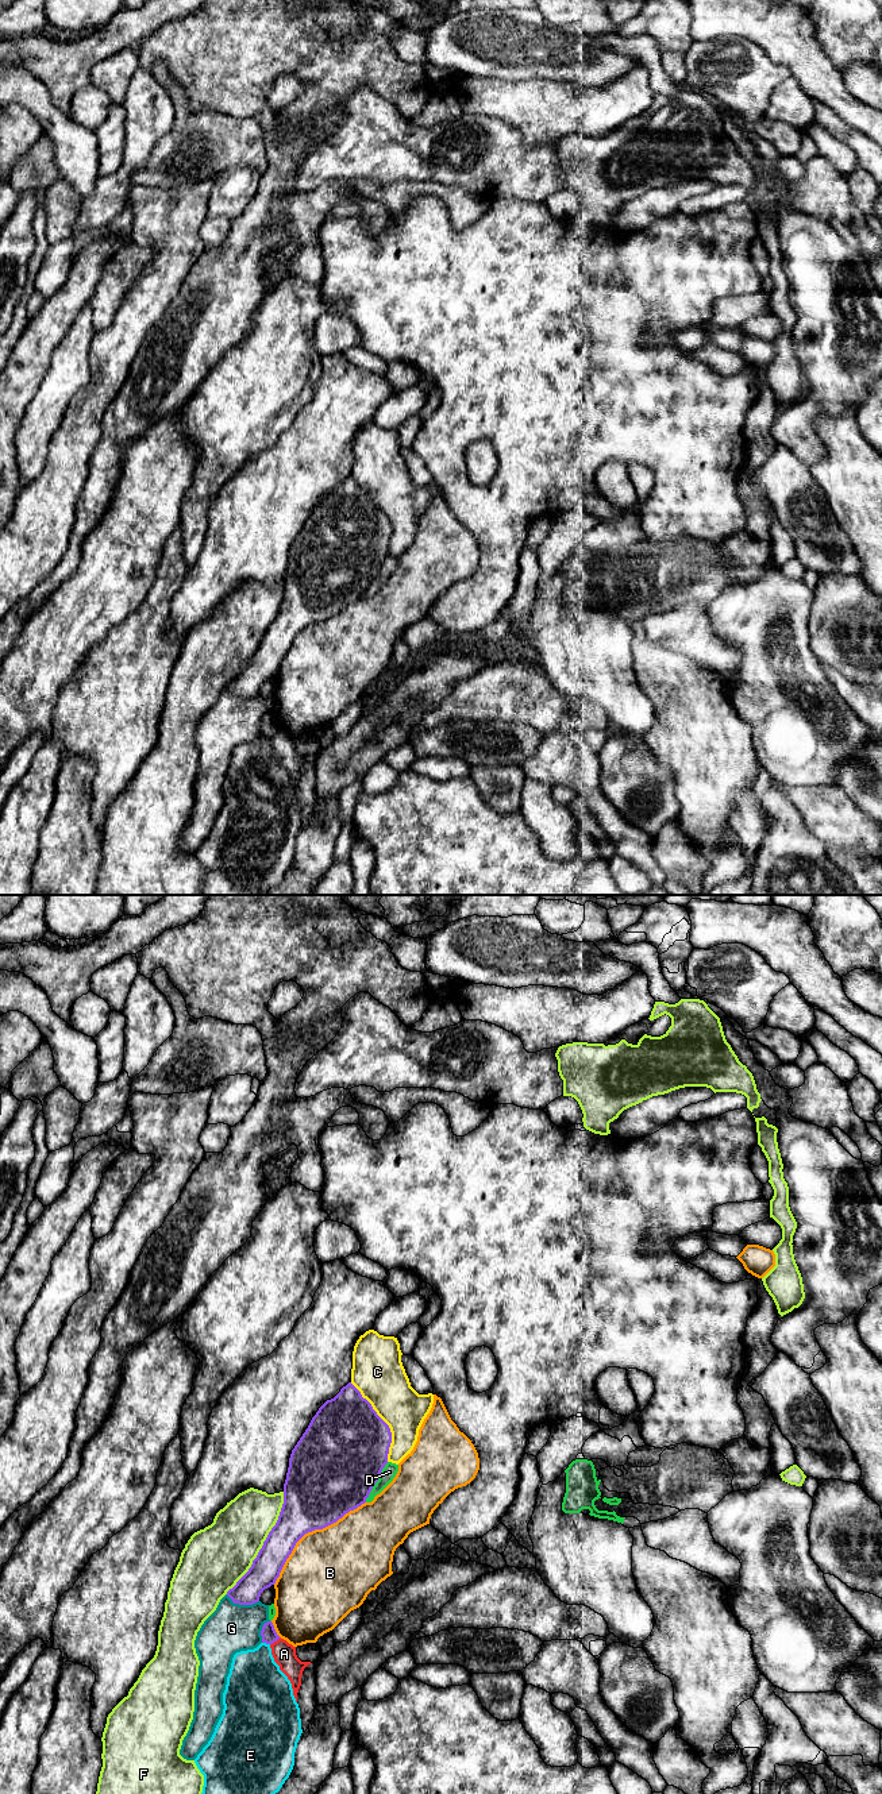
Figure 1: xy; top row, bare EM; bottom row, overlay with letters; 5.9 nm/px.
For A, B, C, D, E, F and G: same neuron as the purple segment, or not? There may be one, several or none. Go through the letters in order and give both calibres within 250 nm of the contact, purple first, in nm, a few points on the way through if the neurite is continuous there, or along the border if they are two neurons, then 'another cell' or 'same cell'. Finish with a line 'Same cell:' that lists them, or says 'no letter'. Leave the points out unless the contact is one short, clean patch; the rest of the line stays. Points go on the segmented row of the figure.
A: 90/140 nm | along xy (280, 1638), (270, 1644) | another cell
B: 420/480 nm | another cell
C: 480/300 nm | another cell
D: 500/90 nm | another cell
E: 90/340 nm | another cell
F: 200/360 nm | another cell
G: 170/300 nm | another cell
Same cell: no letter

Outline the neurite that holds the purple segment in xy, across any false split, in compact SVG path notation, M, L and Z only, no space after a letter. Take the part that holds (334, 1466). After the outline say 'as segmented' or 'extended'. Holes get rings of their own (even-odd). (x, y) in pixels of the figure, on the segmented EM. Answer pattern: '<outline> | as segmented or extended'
M348 1382L331 1400L327 1400L312 1417L308 1428L292 1450L284 1484L284 1504L276 1525L269 1532L249 1571L227 1592L234 1604L253 1605L261 1593L276 1583L280 1573L292 1554L296 1543L308 1532L323 1529L350 1511L366 1502L373 1486L388 1463L392 1432L389 1425L377 1415L371 1404Z | as segmented

